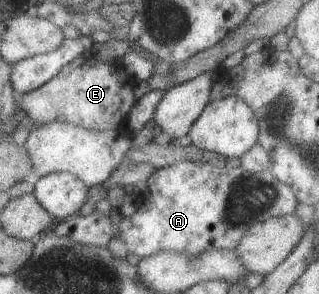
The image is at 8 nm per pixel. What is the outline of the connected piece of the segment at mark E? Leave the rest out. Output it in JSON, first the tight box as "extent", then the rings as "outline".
{"extent":[17,52,139,131],"outline":[[[87,52],[76,57],[72,63],[62,69],[62,72],[57,77],[54,77],[52,81],[48,81],[42,88],[21,95],[20,101],[17,103],[25,112],[28,120],[39,125],[60,122],[88,130],[121,131],[127,117],[130,116],[139,101],[134,95],[135,86],[136,80],[128,73],[121,59],[102,61],[96,59],[91,52]]]}

